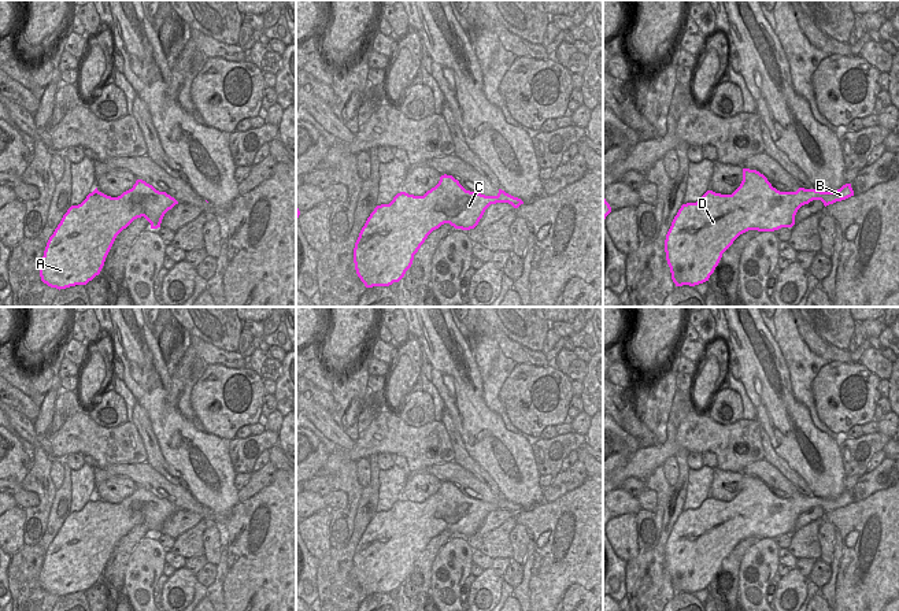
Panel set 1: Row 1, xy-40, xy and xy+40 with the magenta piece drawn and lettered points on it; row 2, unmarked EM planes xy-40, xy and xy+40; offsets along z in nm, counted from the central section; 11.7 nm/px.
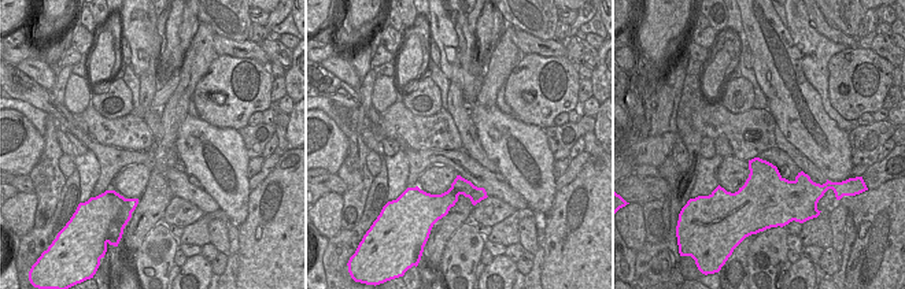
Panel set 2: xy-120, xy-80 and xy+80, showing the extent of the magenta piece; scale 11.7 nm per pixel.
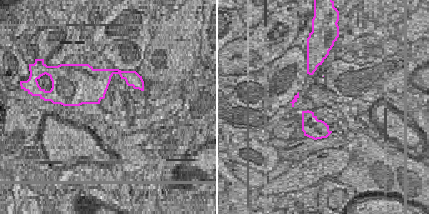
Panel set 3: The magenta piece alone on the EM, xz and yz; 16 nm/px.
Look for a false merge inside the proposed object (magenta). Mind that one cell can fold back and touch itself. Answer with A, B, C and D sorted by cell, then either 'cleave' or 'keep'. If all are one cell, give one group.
A B C D; keep

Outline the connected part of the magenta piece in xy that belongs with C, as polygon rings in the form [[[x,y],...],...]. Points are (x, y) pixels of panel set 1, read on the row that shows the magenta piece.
[[[441,175],[439,184],[423,196],[397,193],[389,204],[381,204],[367,218],[354,248],[355,270],[366,288],[399,282],[411,267],[414,255],[428,236],[444,223],[455,229],[474,229],[491,204],[508,203],[518,208],[524,201],[499,189],[496,196],[466,190],[452,175]]]

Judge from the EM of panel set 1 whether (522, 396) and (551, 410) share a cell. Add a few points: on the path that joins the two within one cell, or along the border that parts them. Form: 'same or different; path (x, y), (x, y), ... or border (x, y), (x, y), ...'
same; path (529, 396), (539, 397), (544, 403)

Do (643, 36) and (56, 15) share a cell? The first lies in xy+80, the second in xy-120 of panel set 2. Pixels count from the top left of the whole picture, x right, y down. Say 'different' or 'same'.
same

